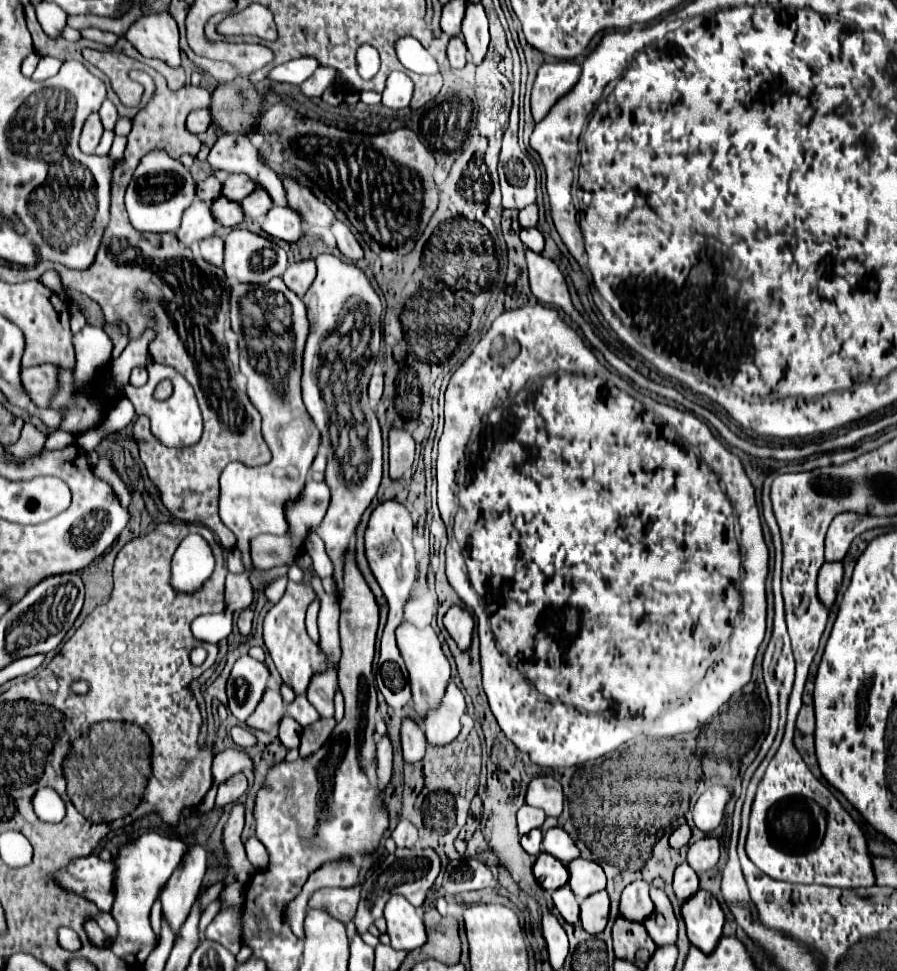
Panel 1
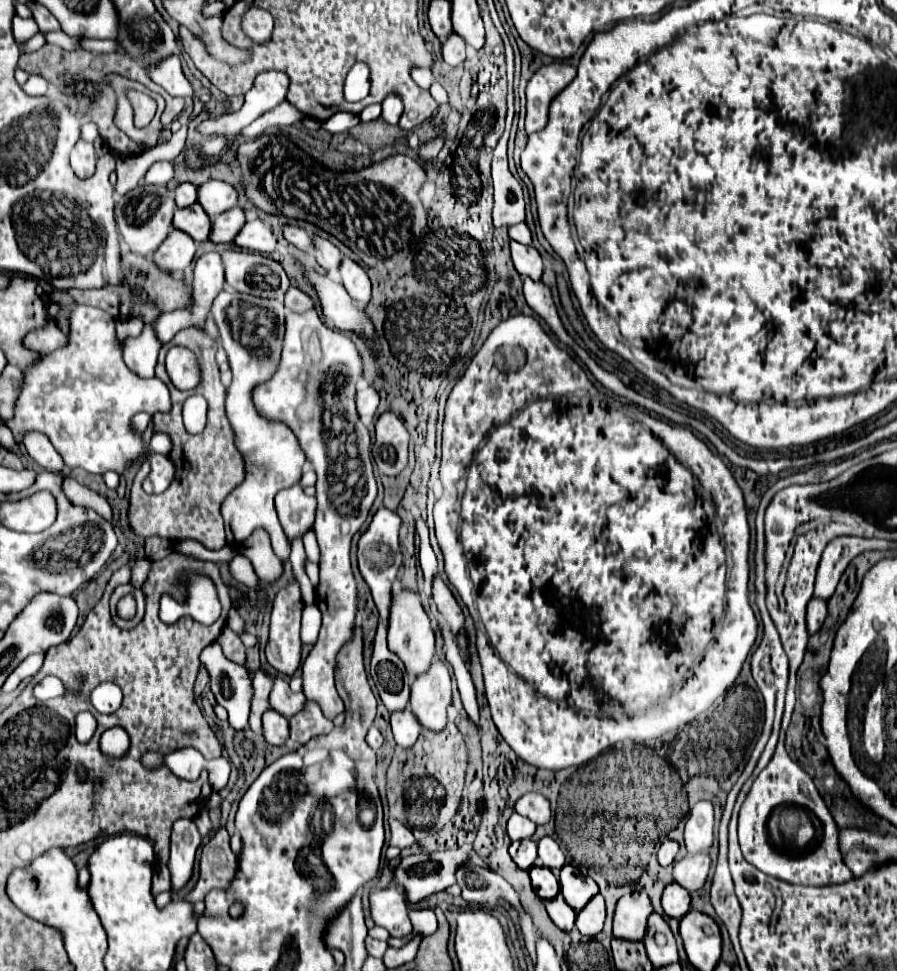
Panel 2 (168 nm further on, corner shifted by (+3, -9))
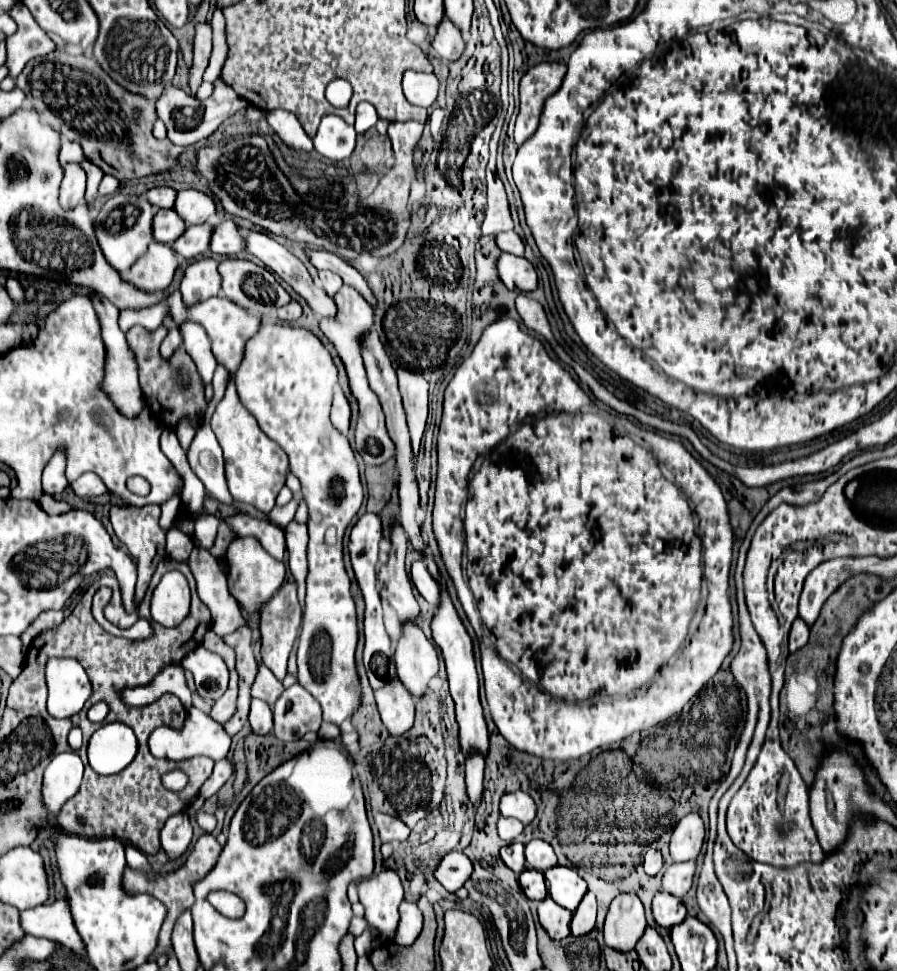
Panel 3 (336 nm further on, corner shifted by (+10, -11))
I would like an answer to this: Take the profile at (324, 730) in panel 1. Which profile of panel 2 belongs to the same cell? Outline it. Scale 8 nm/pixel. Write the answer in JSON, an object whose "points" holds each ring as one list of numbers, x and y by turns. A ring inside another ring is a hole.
{"points":[[307,702,305,710,293,718,289,718,289,726,291,726,291,736,295,738,295,742,299,742,301,746,305,746,313,736,319,734,329,734,333,730,333,722,327,720,319,706,313,702]]}

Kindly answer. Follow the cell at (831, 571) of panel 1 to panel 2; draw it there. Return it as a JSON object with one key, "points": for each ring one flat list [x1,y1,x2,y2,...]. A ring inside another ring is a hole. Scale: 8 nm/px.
{"points":[[811,598,807,604,807,626,809,626,809,634,815,634,823,620,827,618,827,602,823,598]]}

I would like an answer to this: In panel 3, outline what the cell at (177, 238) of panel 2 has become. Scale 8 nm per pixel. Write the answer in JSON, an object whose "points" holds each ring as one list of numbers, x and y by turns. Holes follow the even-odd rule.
{"points":[[150,242,146,254,140,256,126,274,122,274,122,280,148,294,162,292,170,286,176,266,178,260,170,246]]}

